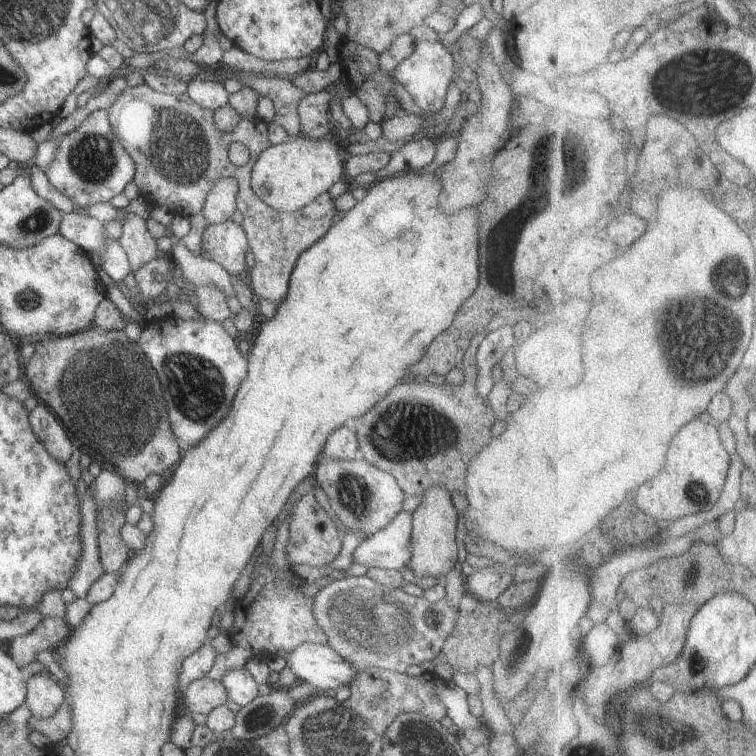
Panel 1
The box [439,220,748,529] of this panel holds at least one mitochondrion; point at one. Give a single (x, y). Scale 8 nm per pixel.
(698, 489)

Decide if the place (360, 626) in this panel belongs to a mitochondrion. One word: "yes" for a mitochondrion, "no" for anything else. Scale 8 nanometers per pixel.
yes

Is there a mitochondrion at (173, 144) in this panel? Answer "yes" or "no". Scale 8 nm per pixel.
yes

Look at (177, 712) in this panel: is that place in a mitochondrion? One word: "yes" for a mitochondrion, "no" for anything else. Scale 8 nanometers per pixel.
no

